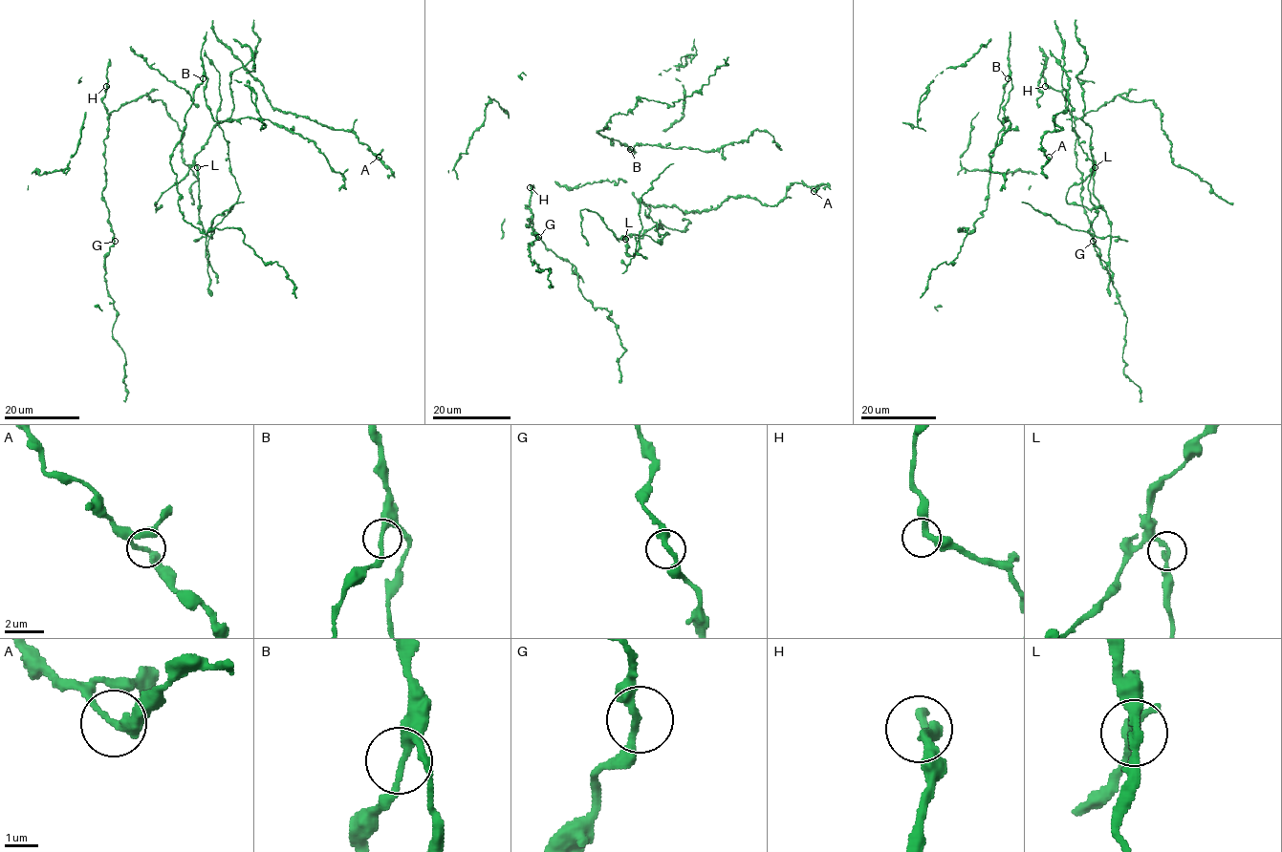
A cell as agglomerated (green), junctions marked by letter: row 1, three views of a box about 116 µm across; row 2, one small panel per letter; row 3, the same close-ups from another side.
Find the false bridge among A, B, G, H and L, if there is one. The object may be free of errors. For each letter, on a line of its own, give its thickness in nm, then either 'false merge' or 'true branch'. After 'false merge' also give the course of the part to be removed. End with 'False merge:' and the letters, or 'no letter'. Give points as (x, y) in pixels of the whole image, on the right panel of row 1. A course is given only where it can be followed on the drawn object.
A: calibre 280 nm; true branch
B: calibre 240 nm; true branch
G: calibre 240 nm; true branch
H: calibre 280 nm; true branch
L: calibre 240 nm; false merge; course (1095, 167), (1093, 196), (1111, 225), (1104, 237), (1091, 226), (1092, 161), (1050, 50)
False merge: L

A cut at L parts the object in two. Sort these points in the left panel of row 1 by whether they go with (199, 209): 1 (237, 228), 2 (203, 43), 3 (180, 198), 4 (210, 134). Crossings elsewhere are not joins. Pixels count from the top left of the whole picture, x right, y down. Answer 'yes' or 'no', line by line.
1: no
2: no
3: no
4: no

